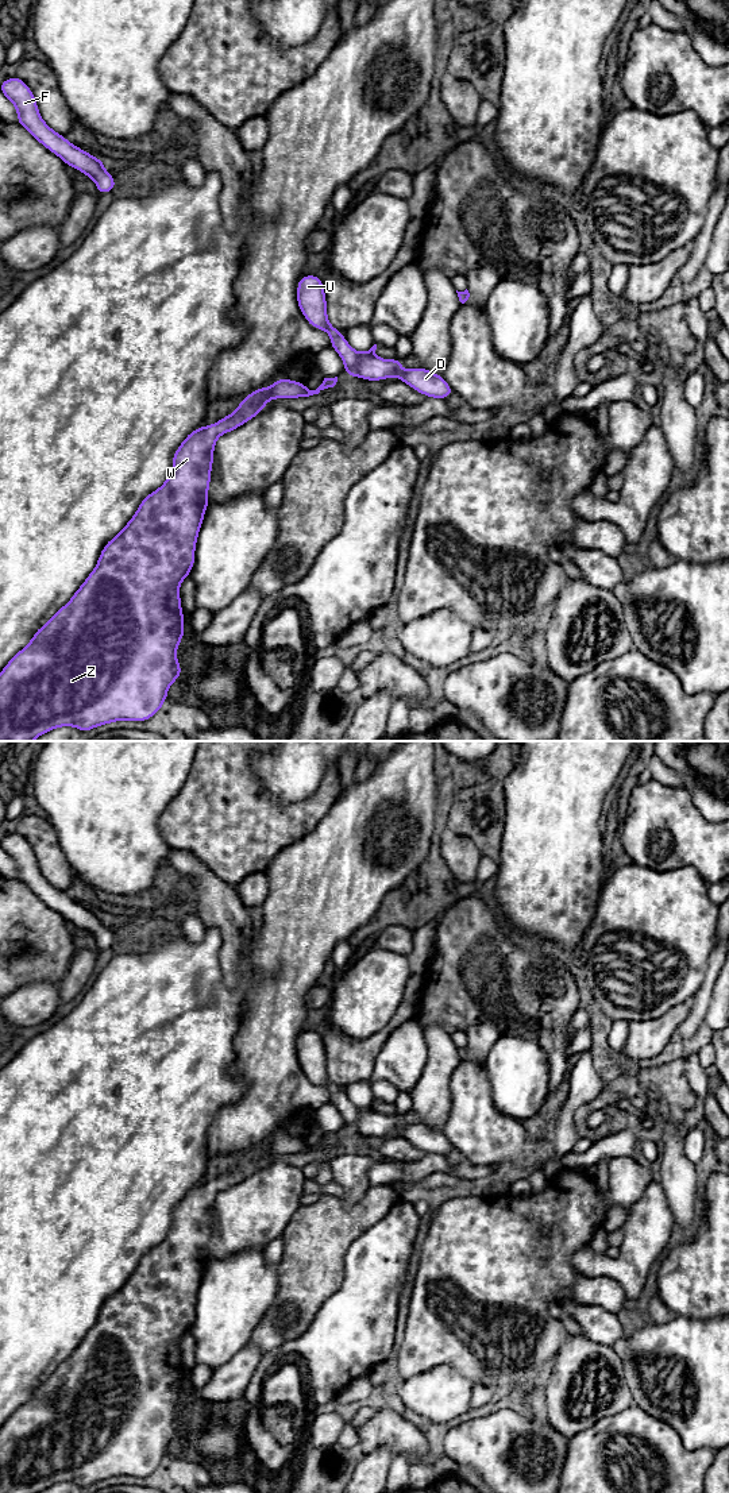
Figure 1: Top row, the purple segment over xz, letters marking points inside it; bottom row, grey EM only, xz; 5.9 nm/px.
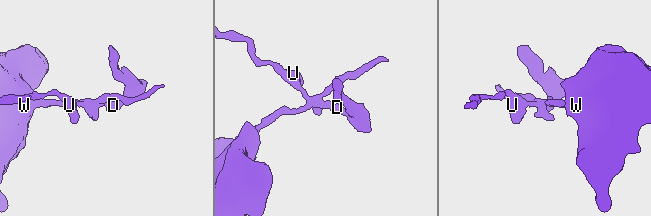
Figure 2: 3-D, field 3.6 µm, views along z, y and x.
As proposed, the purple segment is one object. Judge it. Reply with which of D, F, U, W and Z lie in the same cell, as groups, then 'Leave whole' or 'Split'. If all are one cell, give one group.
Groups: D F U / W Z. Split

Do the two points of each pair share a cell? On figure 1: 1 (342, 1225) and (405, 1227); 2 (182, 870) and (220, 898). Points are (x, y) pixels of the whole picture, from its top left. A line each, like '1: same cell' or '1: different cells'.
1: different cells
2: same cell

